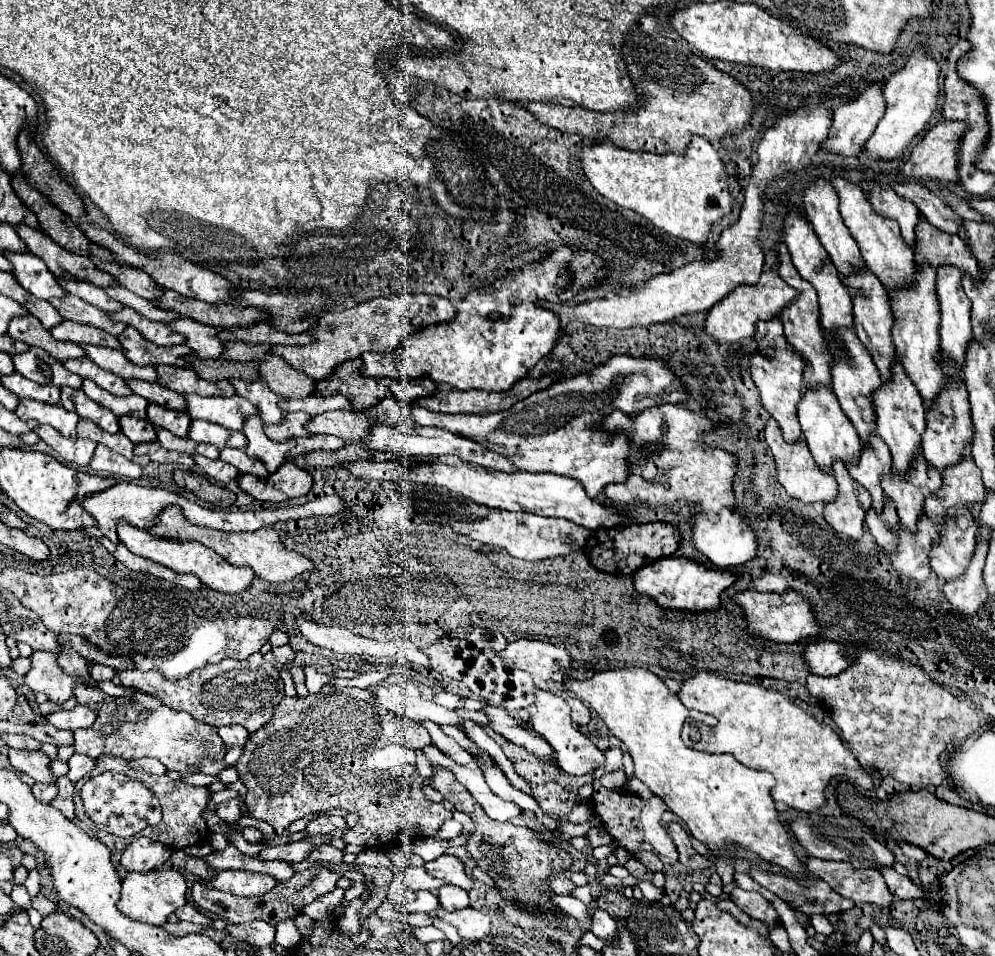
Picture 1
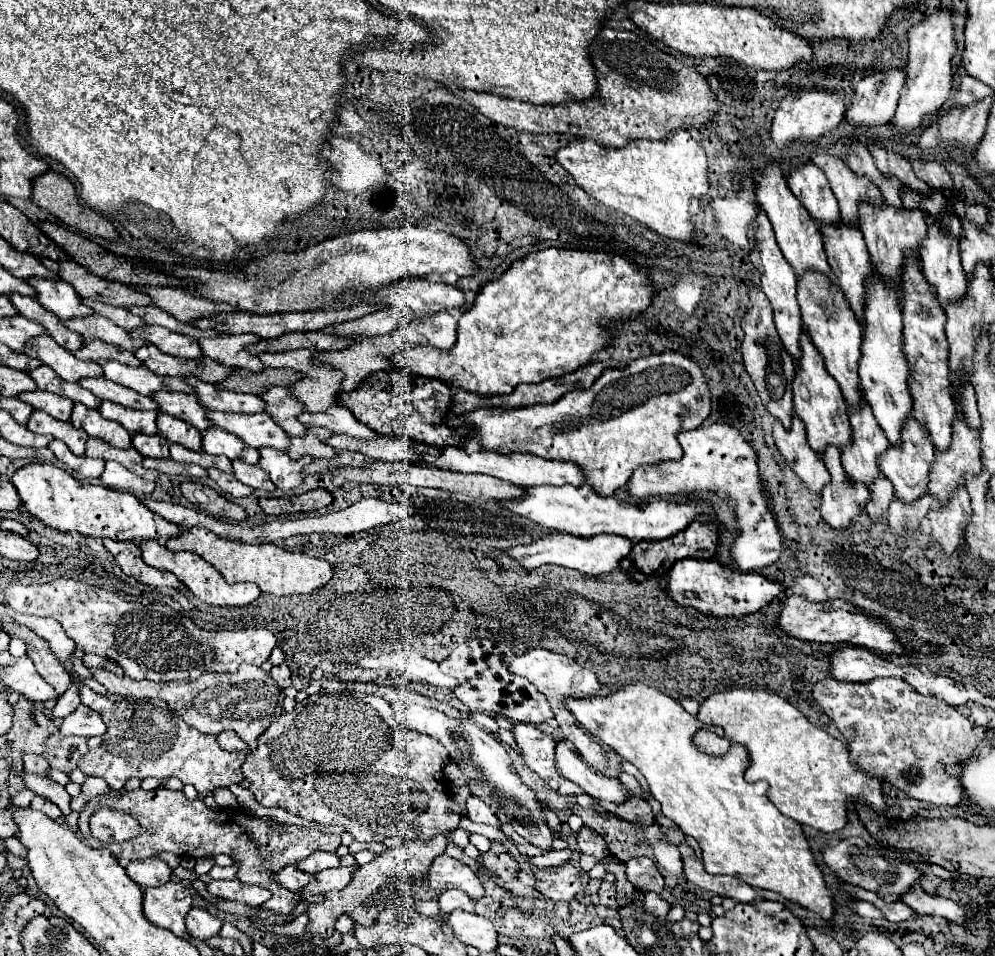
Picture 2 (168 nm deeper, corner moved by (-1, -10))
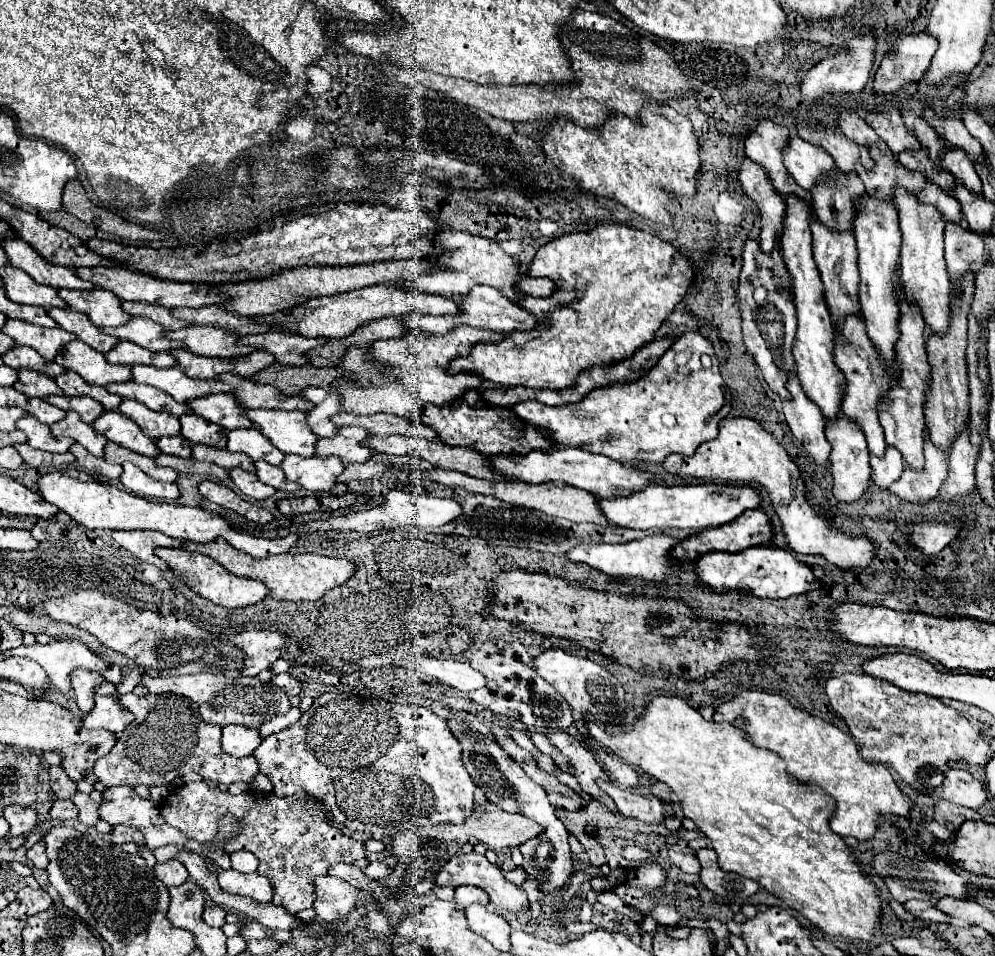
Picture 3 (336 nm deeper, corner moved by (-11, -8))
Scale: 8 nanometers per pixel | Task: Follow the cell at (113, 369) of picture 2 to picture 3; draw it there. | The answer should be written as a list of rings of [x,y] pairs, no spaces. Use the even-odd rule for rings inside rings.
[[[134,364],[132,368],[132,380],[140,384],[150,384],[158,390],[168,392],[176,402],[188,402],[198,396],[218,394],[218,392],[230,392],[232,388],[222,384],[220,380],[192,380],[188,378],[180,368],[154,368],[154,366],[140,366]]]

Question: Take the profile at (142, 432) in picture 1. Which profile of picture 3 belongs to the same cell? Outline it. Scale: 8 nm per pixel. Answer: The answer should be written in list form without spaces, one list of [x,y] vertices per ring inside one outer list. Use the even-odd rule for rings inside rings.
[[[170,436],[170,438],[158,438],[156,446],[160,452],[164,454],[172,454],[172,456],[182,456],[188,458],[190,456],[190,444],[186,442],[186,438],[182,436]]]

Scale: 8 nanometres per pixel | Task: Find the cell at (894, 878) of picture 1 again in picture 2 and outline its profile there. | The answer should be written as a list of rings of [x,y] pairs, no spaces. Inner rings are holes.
[[[916,888],[916,892],[914,890],[906,892],[902,896],[902,902],[908,904],[920,916],[942,916],[942,918],[956,922],[956,924],[966,922],[964,908],[958,906],[954,900],[948,900],[948,898],[942,898],[942,896],[936,896],[936,894],[928,894],[920,888]]]

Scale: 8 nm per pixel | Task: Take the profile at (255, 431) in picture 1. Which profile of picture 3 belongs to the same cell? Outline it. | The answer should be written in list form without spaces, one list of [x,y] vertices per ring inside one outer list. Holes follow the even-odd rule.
[[[288,454],[280,468],[290,482],[298,482],[302,488],[312,492],[326,492],[336,482],[336,474],[344,470],[344,464],[336,456],[302,458],[296,454]]]

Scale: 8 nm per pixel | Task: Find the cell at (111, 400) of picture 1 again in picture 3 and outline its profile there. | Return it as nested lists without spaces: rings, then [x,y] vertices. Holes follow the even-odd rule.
[[[122,400],[118,410],[130,420],[134,420],[140,426],[140,430],[152,440],[160,436],[180,434],[180,422],[176,416],[166,414],[166,412],[154,412],[136,400]]]

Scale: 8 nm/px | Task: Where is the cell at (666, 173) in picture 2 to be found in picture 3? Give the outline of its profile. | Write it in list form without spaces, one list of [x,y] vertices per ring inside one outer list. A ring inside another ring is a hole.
[[[646,106],[640,114],[640,124],[614,114],[600,130],[580,128],[560,118],[544,134],[542,148],[548,158],[562,172],[576,178],[582,188],[612,198],[658,224],[670,224],[666,210],[670,196],[696,194],[696,176],[702,166],[694,128],[690,120],[672,106]]]

